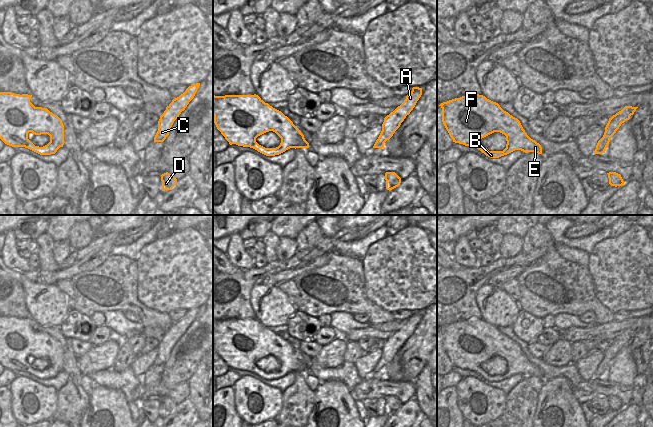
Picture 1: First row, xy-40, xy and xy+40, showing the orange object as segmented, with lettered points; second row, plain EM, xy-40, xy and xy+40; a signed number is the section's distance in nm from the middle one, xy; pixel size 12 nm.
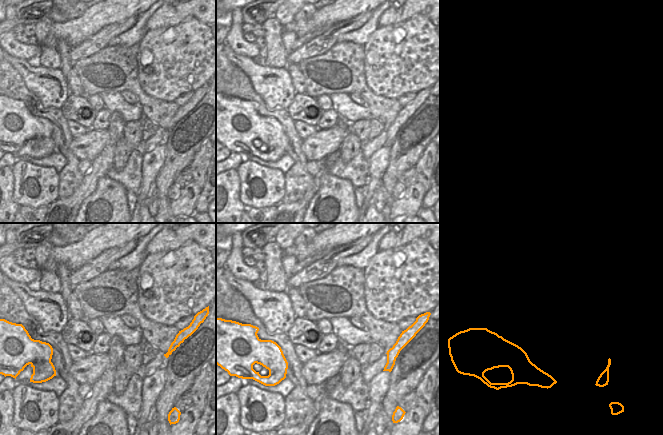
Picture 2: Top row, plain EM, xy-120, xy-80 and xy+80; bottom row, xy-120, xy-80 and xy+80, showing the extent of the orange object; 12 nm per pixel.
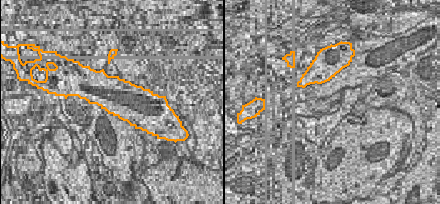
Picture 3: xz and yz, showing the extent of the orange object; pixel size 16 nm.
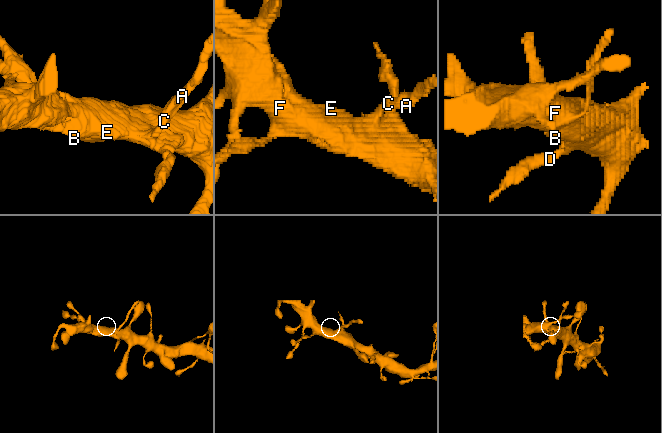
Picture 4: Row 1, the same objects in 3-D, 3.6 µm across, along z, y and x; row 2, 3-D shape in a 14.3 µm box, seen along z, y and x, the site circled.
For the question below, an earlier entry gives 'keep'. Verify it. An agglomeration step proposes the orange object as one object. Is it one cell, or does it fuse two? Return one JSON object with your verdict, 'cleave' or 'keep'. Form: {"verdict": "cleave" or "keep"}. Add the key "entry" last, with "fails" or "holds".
{"verdict": "keep", "entry": "holds"}

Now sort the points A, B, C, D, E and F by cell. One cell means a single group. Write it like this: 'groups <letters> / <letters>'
groups A B C D E F

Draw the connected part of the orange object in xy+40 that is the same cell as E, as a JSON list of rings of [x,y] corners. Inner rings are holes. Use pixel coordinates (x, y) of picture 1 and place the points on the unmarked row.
[[[470,318],[443,326],[439,330],[442,332],[442,346],[455,367],[475,371],[490,382],[499,382],[515,374],[542,378],[541,369],[527,359],[520,345],[483,319]],[[494,356],[506,360],[507,368],[503,375],[489,375],[481,368],[482,362]]]

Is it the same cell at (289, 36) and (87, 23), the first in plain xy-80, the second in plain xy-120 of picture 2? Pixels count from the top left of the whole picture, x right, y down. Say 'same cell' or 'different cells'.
different cells

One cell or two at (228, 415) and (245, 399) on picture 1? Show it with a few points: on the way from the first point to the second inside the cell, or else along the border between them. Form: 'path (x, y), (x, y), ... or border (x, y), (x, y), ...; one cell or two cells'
border (232, 387), (233, 404), (239, 416); two cells

